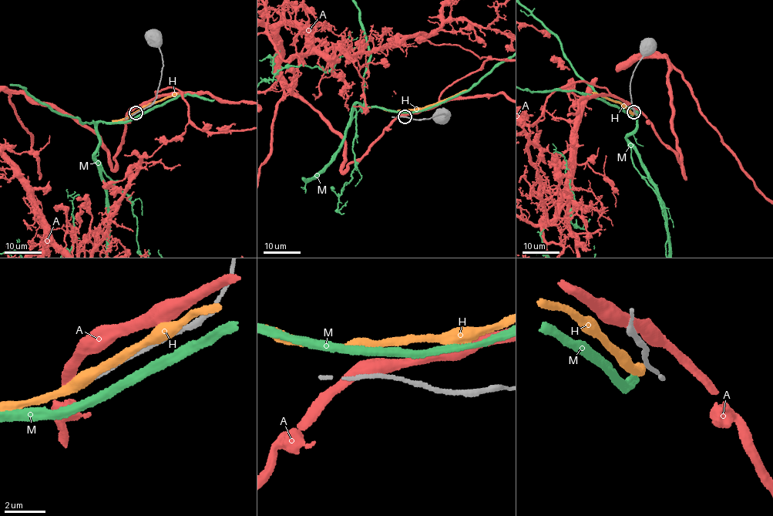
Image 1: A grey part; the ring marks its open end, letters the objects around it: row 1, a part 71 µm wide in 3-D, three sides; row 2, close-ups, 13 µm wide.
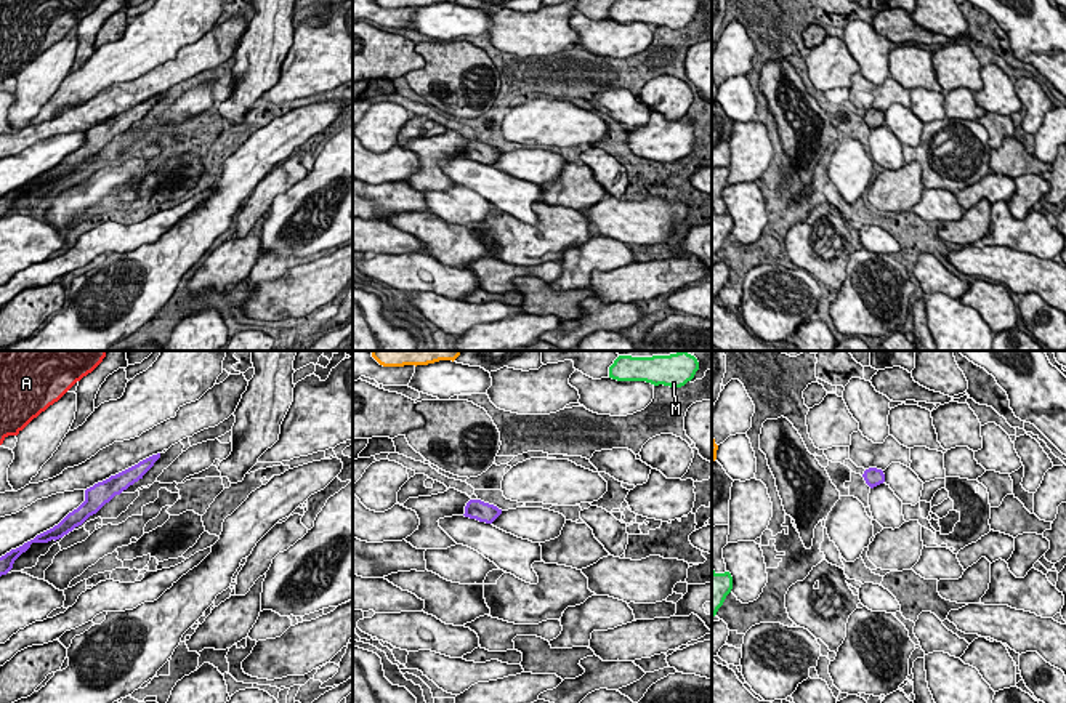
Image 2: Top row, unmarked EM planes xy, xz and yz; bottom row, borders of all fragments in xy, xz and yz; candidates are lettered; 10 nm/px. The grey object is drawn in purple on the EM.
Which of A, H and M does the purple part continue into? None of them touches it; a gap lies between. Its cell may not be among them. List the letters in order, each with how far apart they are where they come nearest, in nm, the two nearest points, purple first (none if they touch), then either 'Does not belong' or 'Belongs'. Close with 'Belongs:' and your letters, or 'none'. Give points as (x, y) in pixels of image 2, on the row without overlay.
A: Distance 900 nm. Across: xy (87, 130), (24, 68). Does not belong
H: Distance 1400 nm. Across: xz (470, 141), (452, 2). Does not belong
M: Distance 1650 nm. Across: yz (866, 124), (730, 215). Does not belong
Belongs: none

